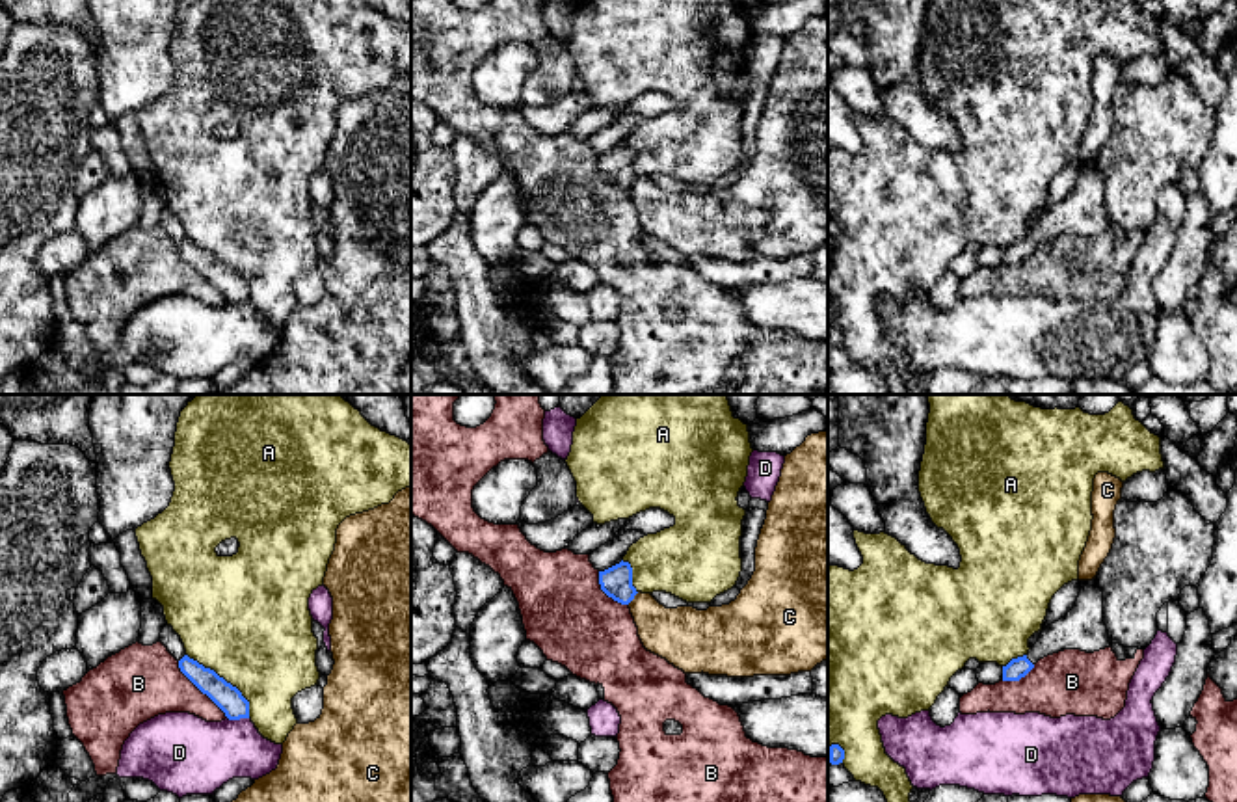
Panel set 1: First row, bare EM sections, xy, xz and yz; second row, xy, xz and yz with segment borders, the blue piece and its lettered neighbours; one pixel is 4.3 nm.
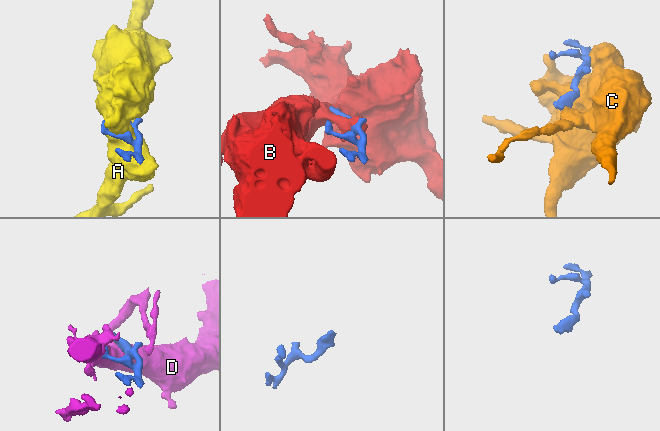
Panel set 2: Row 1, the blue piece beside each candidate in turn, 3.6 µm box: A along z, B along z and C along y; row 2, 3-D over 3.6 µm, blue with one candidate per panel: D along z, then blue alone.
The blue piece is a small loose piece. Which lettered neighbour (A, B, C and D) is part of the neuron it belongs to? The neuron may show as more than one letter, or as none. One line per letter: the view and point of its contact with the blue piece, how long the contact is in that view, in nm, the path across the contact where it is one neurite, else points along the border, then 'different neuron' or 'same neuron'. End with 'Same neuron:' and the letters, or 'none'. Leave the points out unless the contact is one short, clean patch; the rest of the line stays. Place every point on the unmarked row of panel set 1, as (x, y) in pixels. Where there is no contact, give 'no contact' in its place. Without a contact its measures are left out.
A: contact xy (224, 263); length 400 nm; different neuron
B: contact xy (199, 272); length 340 nm; different neuron
C: contact xz (633, 181); length 80 nm; different neuron
D: contact xy (239, 302); length 100 nm; different neuron
Same neuron: none

